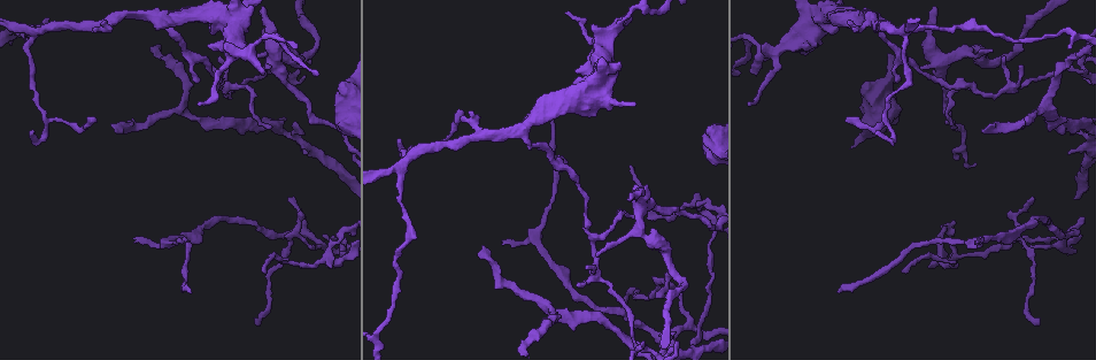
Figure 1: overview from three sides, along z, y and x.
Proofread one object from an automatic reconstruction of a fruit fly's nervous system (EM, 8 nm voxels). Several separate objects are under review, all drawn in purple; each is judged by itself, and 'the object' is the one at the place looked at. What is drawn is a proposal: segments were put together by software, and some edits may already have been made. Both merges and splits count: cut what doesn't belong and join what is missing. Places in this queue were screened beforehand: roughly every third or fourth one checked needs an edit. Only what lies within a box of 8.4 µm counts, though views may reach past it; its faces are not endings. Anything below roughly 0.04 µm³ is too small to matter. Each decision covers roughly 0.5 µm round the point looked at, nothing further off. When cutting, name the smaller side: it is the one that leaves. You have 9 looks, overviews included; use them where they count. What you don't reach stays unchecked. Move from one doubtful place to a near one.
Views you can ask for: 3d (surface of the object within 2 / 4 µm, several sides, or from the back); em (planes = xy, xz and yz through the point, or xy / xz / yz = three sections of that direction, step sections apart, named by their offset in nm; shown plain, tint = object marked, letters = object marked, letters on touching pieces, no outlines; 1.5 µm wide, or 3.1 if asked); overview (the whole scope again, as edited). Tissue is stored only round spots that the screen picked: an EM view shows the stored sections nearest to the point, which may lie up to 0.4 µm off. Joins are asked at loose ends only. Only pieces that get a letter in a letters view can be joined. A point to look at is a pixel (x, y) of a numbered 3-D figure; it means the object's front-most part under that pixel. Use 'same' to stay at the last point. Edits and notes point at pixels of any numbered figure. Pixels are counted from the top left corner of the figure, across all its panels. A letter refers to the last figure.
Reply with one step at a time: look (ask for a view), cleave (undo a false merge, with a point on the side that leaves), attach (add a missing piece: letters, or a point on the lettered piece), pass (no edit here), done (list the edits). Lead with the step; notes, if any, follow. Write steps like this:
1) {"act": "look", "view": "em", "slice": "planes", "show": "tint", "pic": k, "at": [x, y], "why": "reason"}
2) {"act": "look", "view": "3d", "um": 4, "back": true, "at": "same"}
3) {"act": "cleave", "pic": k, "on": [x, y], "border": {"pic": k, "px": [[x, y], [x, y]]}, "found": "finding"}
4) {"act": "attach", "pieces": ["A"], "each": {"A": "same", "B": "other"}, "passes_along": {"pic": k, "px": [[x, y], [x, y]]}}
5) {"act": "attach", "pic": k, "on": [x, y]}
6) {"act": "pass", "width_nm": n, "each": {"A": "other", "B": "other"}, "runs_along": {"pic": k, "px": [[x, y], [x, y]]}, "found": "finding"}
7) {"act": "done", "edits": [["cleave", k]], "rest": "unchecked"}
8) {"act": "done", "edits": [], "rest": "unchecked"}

{"act": "look", "view": "em", "slice": "planes", "show": "tint", "pic": 1, "at": [972, 53], "why": "narrows sharply"}

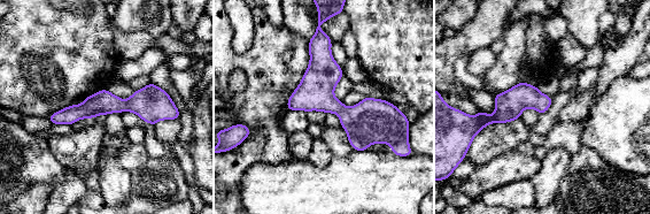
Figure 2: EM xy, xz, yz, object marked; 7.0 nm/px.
{"act": "look", "view": "em", "slice": "planes", "show": "letters", "at": "same", "why": "see the neighbours"}

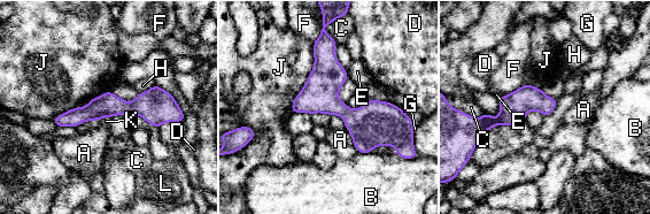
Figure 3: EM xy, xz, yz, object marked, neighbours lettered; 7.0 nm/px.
{"act": "pass", "each": {"A": "other", "B": "other", "C": "other", "D": "other", "E": "other", "F": "other", "G": "other", "H": "other", "J": "other", "K": "other", "L": "other"}, "border": {"pic": 3, "px": [[110, 116], [103, 116], [98, 121]]}, "found": "continuous, no second neuron"}

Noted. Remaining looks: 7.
{"act": "look", "view": "3d", "um": 4, "pic": 1, "at": [985, 128], "why": "an open end"}

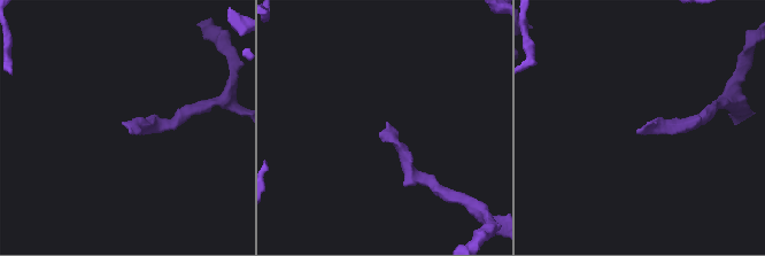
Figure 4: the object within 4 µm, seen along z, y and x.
{"act": "look", "view": "em", "slice": "yz", "step": 4, "show": "letters", "pic": 4, "at": [130, 125]}

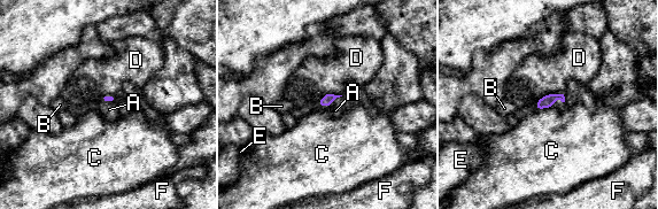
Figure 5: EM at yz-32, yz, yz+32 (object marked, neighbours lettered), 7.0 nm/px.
{"act": "look", "view": "em", "slice": "xy", "step": 4, "show": "letters", "at": "same"}

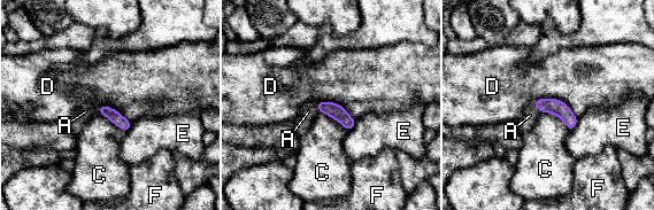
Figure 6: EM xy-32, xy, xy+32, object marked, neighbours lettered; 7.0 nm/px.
{"act": "attach", "pieces": ["A"], "each": {"A": "same", "C": "other", "D": "other", "E": "other", "F": "other"}, "passes_along": {"pic": 6, "px": [[559, 108], [537, 108], [530, 115]]}, "found": "it goes on there"}

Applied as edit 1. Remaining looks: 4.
{"act": "look", "view": "overview"}

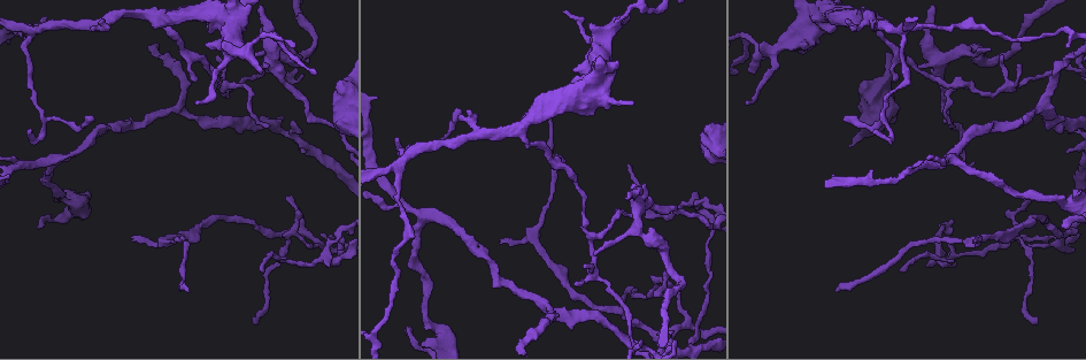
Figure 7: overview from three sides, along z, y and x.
{"act": "look", "view": "em", "slice": "planes", "show": "letters", "pic": 7, "at": [978, 237]}

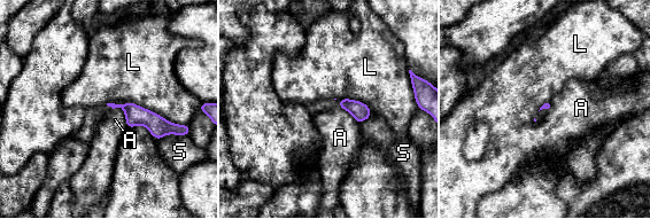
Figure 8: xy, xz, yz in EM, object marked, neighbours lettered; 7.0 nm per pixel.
{"act": "pass", "each": {"A": "other", "L": "other", "S": "other"}, "runs_along": {"pic": 8, "px": [[125, 107], [159, 127], [173, 130]]}, "found": "no lettered piece goes on from it"}

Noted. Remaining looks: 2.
{"act": "look", "view": "3d", "um": 2, "pic": 7, "at": [262, 273], "why": "tapers out"}

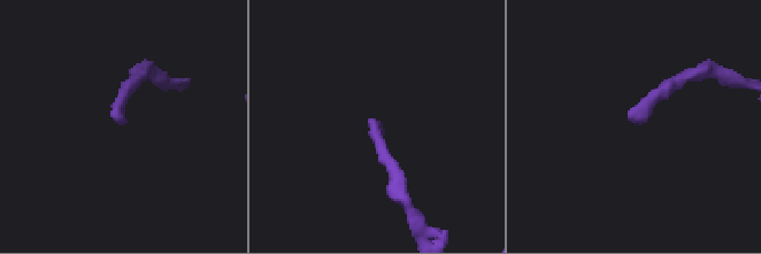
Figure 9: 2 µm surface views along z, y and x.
{"act": "look", "view": "em", "slice": "planes", "show": "letters", "pic": 9, "at": [638, 121], "why": "shape alone is not enough"}

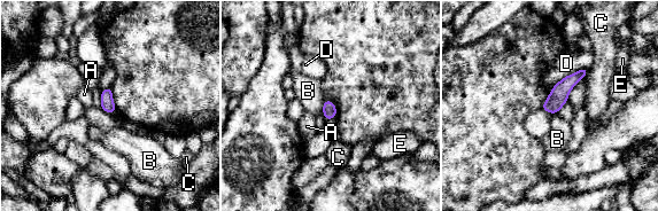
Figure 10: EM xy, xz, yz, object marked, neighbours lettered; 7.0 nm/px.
{"act": "pass", "longest_contact_nm": ["D", 300], "each": {"A": "other", "B": "other", "C": "other", "D": "other", "E": "other"}, "runs_along": {"pic": 10, "px": [[585, 71], [575, 77], [546, 107]]}, "found": "no lettered piece goes on from it"}

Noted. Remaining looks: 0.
{"act": "done", "edits": [["attach", 6]], "rest": "unchecked"}

